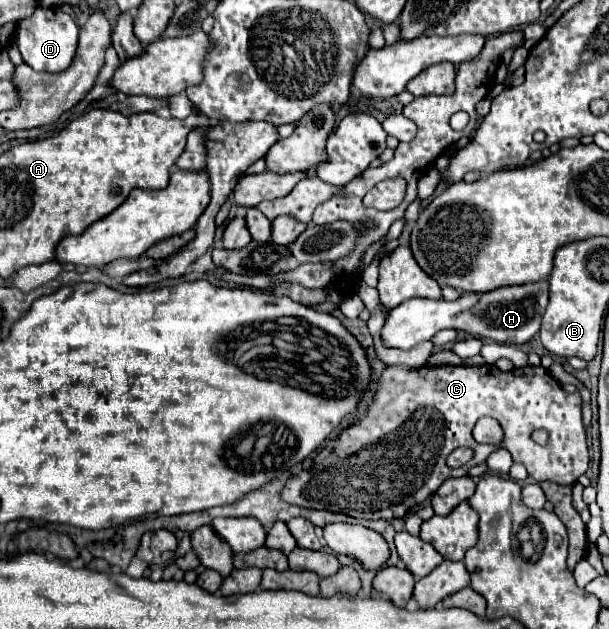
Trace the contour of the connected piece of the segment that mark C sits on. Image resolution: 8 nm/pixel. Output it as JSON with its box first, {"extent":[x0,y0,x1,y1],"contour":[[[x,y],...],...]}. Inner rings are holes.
{"extent":[282,365,588,519],"contour":[[[406,365],[386,367],[380,377],[380,387],[374,401],[368,405],[368,415],[358,419],[352,427],[342,431],[342,435],[330,441],[314,459],[314,467],[304,471],[298,477],[292,477],[284,491],[282,499],[308,507],[308,509],[330,509],[342,511],[352,517],[362,519],[396,519],[406,515],[414,505],[420,505],[428,499],[444,479],[468,475],[468,469],[486,461],[494,451],[494,445],[482,445],[472,437],[472,429],[480,417],[496,419],[504,429],[502,447],[506,447],[516,463],[522,463],[528,469],[528,475],[534,481],[552,481],[558,485],[574,485],[576,479],[588,469],[588,445],[586,445],[586,427],[582,421],[582,399],[580,393],[566,393],[560,383],[548,375],[544,367],[520,367],[512,371],[500,371],[496,365],[480,367],[420,367],[412,369]],[[534,429],[548,431],[548,443],[542,447],[532,441],[530,433]],[[470,447],[476,451],[474,459],[458,469],[446,465],[446,457],[458,449]]]}

